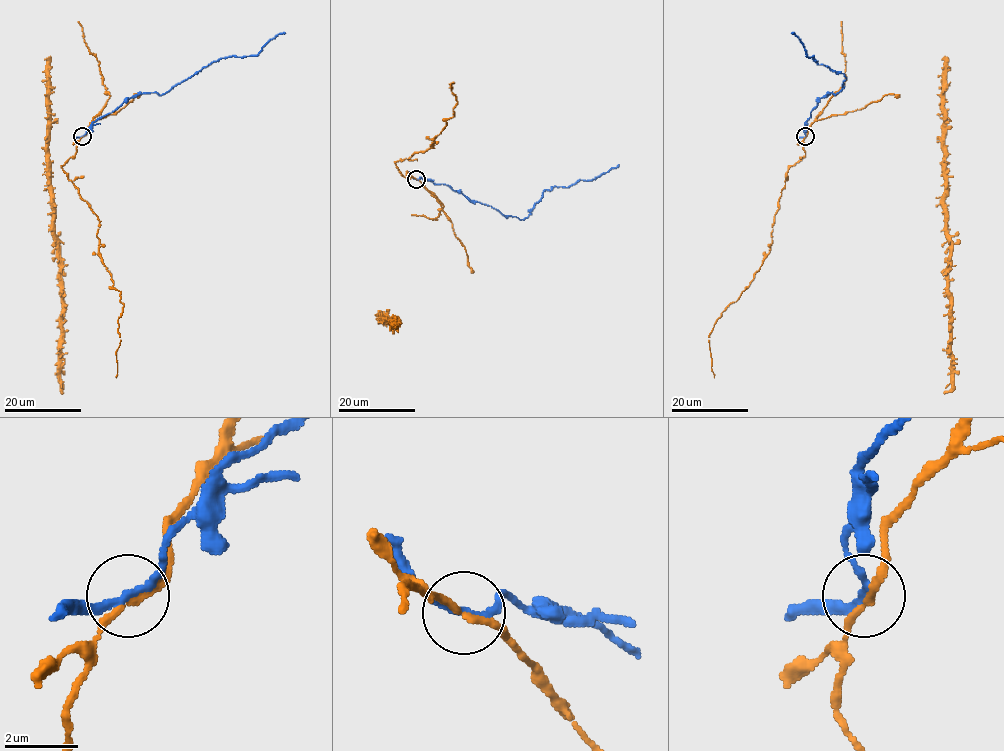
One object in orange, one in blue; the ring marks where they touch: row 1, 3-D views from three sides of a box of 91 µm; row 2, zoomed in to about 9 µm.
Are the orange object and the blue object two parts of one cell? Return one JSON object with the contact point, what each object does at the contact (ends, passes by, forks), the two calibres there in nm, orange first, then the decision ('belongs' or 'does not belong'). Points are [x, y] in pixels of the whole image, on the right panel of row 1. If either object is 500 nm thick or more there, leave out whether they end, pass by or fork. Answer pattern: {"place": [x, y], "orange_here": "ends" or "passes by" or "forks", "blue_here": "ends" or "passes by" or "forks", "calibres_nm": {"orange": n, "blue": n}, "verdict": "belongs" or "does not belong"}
{"place": [805, 136], "orange_here": "passes by", "blue_here": "passes by", "calibres_nm": {"orange": 170, "blue": 190}, "verdict": "does not belong"}

